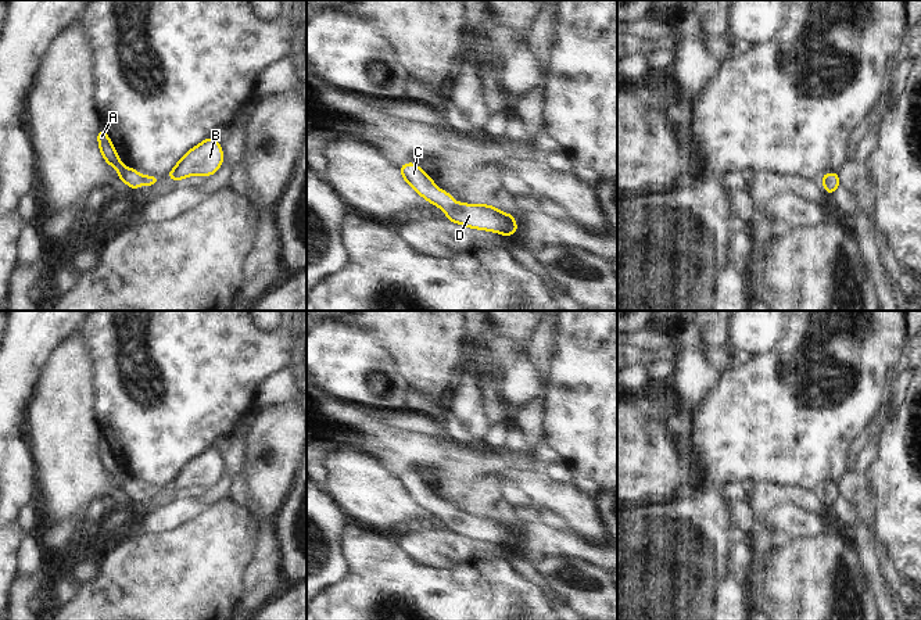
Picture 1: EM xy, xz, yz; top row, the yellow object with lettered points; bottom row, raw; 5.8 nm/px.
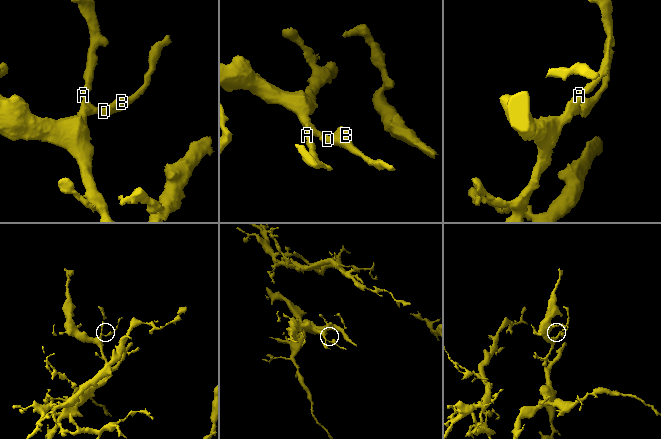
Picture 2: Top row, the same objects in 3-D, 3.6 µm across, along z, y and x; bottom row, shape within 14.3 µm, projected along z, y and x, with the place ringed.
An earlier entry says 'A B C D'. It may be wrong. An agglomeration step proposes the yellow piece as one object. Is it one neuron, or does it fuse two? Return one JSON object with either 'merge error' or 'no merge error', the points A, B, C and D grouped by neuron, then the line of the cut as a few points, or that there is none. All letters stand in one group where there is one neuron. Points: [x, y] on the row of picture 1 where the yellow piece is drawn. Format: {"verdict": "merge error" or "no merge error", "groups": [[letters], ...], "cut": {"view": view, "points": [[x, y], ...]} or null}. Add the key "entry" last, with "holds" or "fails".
{"verdict": "no merge error", "groups": [["A", "B", "C", "D"]], "cut": null, "entry": "holds"}

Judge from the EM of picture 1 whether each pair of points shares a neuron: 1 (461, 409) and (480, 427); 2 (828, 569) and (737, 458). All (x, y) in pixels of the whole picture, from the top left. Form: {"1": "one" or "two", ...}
{"1": "one", "2": "two"}

